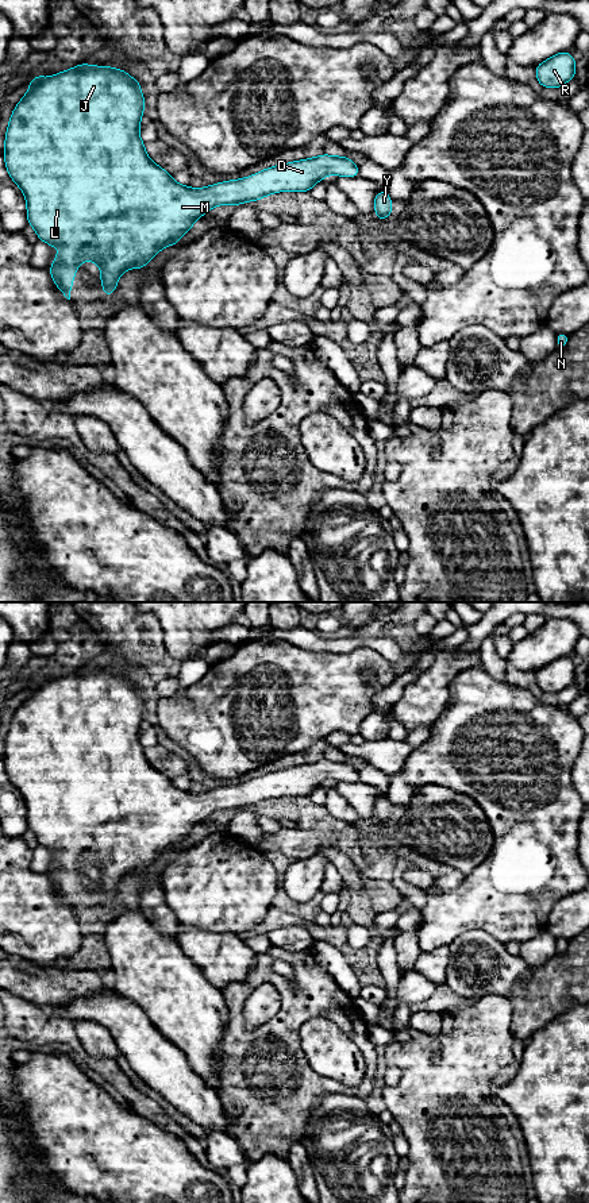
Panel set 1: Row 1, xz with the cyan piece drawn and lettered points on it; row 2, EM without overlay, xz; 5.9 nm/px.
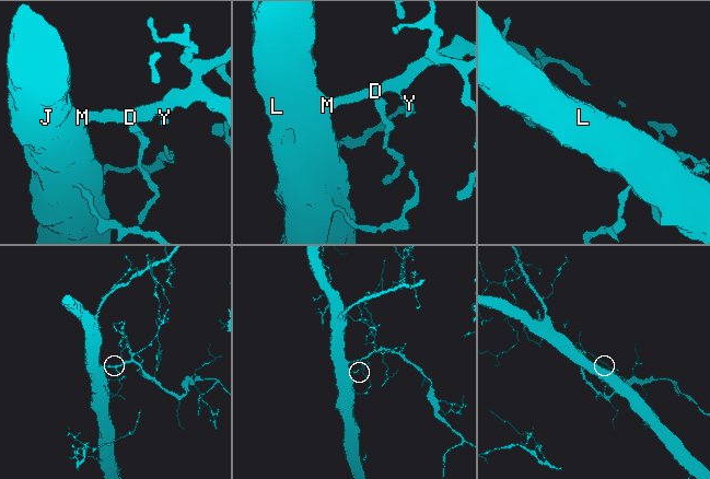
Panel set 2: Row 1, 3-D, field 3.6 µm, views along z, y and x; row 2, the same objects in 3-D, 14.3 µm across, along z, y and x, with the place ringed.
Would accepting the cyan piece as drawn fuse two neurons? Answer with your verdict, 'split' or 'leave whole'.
leave whole

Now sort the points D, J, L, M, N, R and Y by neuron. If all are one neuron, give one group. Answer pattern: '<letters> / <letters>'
D J L M N R Y

